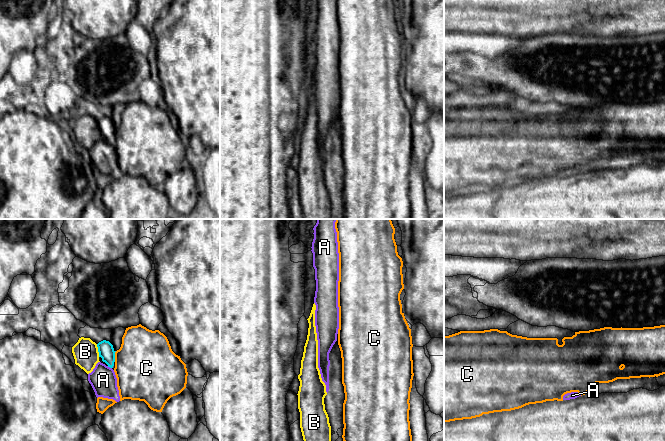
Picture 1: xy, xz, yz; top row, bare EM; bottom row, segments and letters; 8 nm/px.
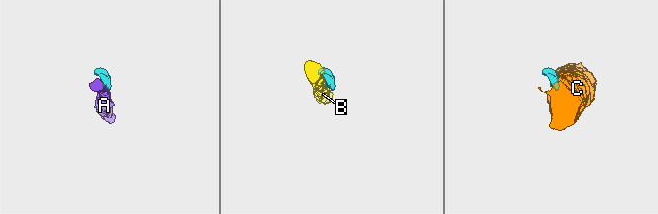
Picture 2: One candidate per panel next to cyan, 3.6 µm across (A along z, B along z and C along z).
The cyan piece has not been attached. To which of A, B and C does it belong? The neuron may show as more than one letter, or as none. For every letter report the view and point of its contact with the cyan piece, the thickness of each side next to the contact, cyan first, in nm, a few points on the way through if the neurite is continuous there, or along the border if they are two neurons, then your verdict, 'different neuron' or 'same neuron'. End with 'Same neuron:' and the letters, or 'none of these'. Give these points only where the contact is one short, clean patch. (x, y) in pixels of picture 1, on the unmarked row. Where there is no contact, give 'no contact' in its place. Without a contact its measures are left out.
A: contact xy (109, 142); calibres 130 and 220 nm; border xy (107, 142), (111, 144); different neuron
B: contact xy (98, 126); calibres 130 and 200 nm; different neuron
C: contact xy (114, 132); calibres 130 and 480 nm; border xy (116, 127), (114, 137); different neuron
Same neuron: none of these

